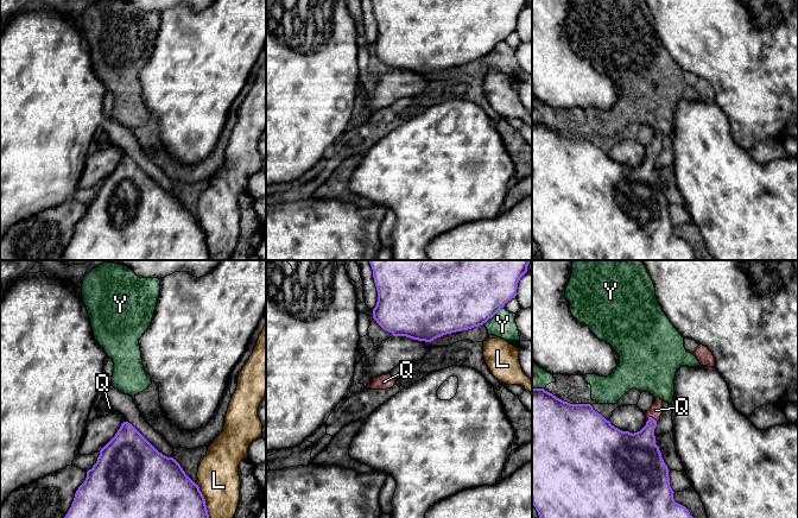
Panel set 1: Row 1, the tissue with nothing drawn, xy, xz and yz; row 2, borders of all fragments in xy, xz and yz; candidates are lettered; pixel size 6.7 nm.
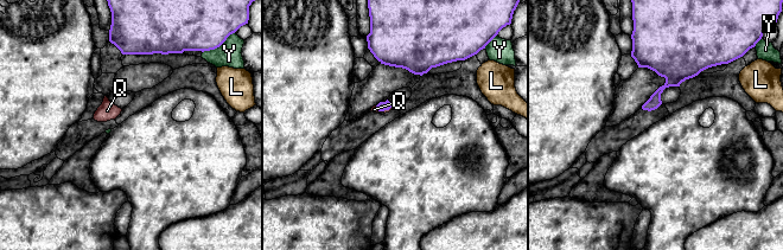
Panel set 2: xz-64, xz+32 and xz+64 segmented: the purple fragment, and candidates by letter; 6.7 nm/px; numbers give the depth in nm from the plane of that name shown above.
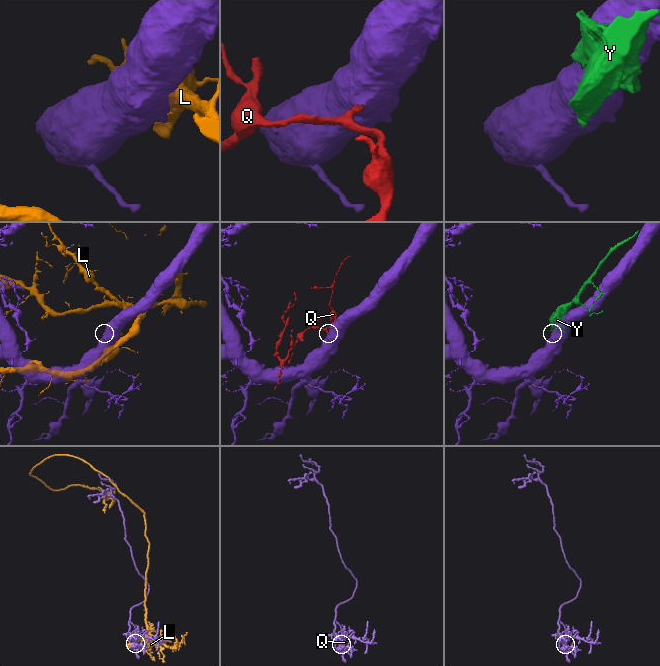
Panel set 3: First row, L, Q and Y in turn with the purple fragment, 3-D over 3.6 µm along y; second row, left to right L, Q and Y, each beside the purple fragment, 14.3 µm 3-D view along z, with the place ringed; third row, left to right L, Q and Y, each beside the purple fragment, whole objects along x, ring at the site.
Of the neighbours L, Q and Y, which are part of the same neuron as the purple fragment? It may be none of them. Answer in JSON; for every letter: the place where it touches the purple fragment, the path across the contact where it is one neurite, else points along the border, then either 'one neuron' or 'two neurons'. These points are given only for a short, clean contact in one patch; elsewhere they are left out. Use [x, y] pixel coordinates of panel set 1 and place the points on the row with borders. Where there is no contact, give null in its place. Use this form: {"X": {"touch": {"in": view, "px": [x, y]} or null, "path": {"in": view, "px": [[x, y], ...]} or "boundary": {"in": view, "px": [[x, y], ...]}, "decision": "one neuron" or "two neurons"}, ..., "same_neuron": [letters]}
{"L": {"touch": {"in": "xy", "px": [204, 501]}, "decision": "two neurons"}, "Q": {"touch": {"in": "yz", "px": [651, 417]}, "decision": "one neuron"}, "Y": {"touch": {"in": "xz", "px": [493, 315]}, "decision": "two neurons"}, "same_neuron": ["Q"]}

